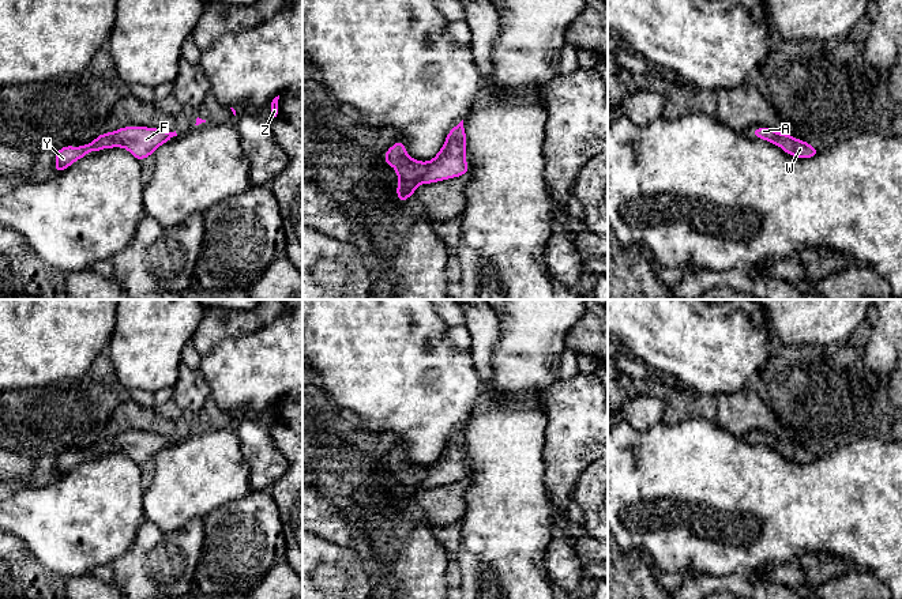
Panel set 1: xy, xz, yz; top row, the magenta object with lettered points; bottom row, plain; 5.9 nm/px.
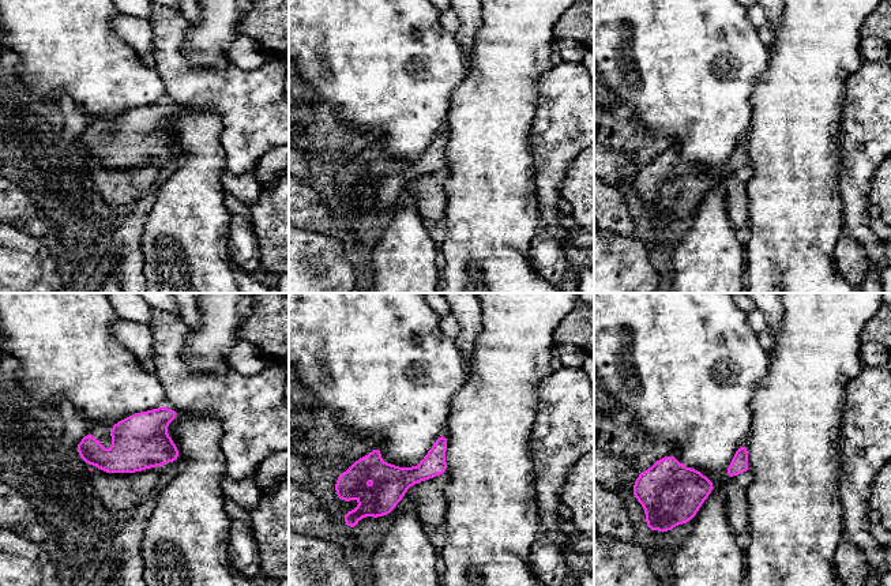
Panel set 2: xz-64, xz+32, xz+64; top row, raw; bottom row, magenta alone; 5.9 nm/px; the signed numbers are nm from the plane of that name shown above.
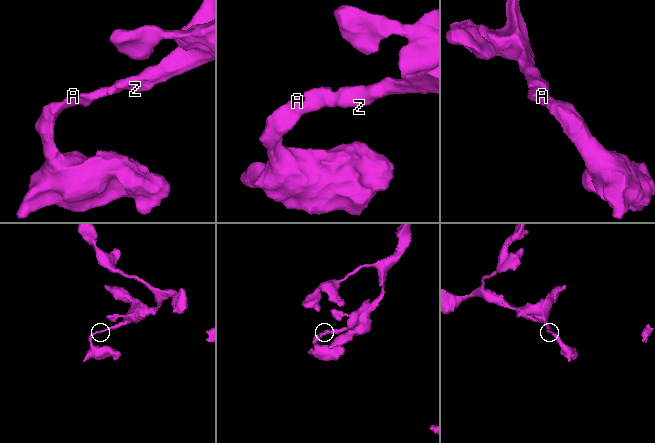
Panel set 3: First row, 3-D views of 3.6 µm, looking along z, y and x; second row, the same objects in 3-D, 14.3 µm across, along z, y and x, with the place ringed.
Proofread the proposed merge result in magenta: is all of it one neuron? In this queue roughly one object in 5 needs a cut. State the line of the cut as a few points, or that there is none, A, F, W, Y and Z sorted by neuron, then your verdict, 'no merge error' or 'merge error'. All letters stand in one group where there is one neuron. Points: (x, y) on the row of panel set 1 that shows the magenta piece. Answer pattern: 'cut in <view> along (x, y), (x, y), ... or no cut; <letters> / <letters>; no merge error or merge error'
no cut; A F W Y Z; no merge error

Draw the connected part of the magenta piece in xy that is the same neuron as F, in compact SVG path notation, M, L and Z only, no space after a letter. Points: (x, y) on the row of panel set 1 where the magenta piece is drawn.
M125 127L110 133L101 133L94 142L82 147L65 146L56 151L56 174L67 169L75 161L83 158L89 151L99 151L106 147L124 147L136 159L142 161L149 155L153 155L154 150L169 142L174 132L165 132L157 128L146 127Z

